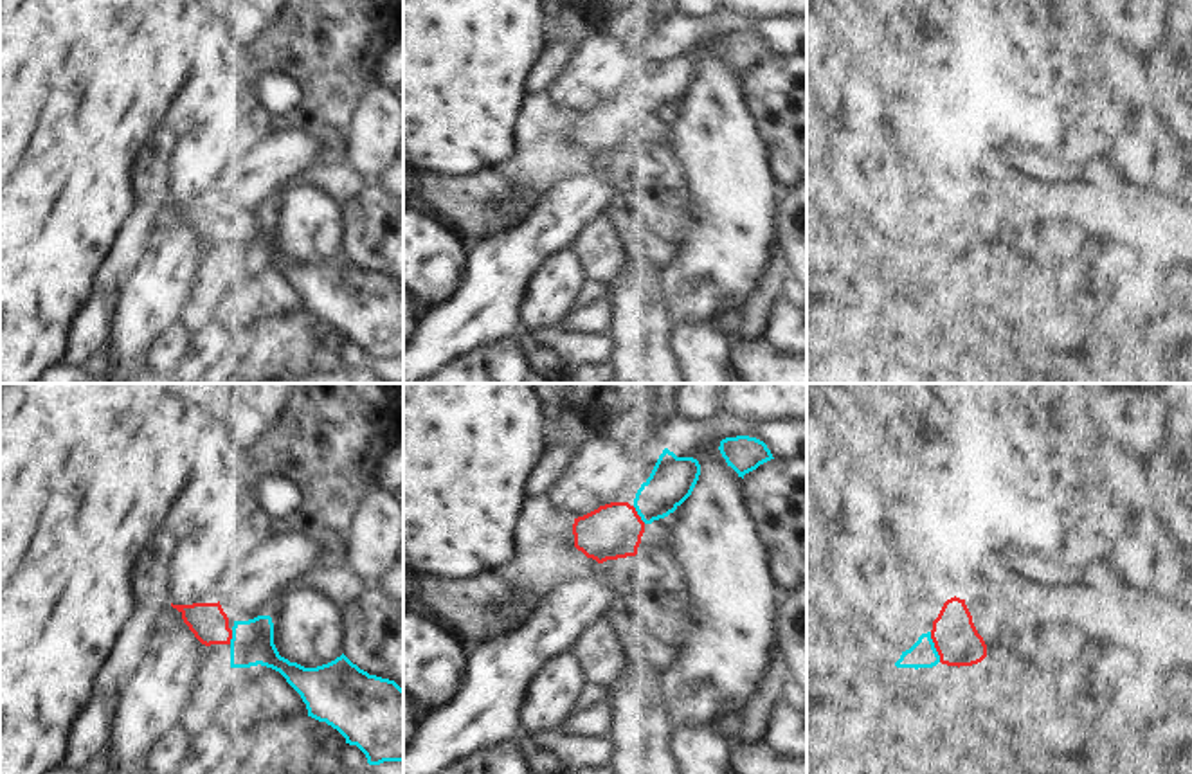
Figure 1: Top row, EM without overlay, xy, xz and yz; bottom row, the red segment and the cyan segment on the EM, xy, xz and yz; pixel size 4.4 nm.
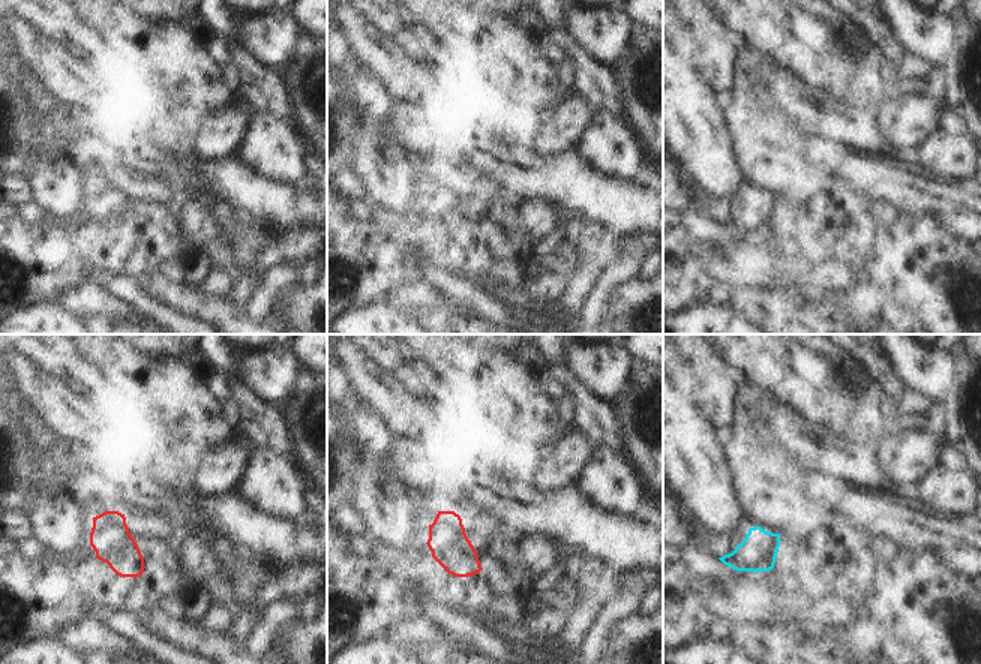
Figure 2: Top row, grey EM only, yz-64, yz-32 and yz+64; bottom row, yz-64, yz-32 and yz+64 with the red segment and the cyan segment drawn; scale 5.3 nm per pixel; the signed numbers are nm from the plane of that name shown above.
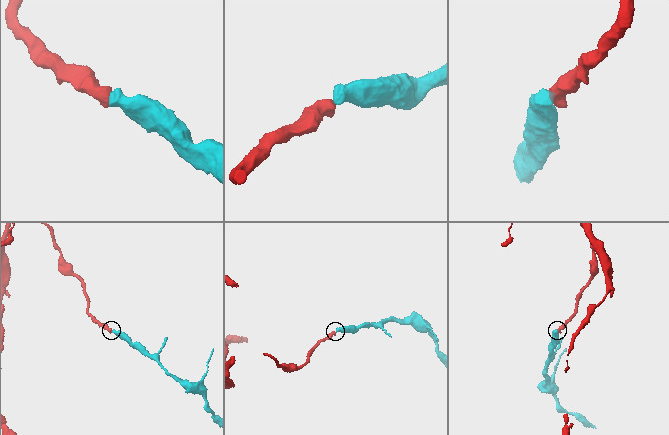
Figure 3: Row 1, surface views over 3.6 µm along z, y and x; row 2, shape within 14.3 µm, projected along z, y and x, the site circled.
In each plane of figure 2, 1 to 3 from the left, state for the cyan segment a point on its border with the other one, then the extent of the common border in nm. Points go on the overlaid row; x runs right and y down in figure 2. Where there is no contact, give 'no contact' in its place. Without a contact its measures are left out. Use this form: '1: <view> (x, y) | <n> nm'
1: no contact
2: no contact
3: no contact

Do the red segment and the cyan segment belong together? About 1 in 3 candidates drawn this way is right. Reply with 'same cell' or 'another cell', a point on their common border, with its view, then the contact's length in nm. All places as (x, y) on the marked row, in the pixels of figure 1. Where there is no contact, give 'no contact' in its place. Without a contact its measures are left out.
same cell; meets red in yz at (935, 647); contact 140 nm long

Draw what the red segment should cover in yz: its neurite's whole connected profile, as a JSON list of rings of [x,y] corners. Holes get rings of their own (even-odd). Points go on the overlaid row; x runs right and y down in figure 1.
[[[951,598],[944,603],[933,630],[895,662],[897,668],[933,668],[938,662],[947,666],[972,666],[987,657],[987,644],[978,634],[965,599]]]

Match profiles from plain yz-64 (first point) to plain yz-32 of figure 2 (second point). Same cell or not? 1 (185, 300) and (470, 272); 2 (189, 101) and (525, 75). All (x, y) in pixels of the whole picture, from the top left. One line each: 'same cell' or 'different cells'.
1: same cell
2: same cell

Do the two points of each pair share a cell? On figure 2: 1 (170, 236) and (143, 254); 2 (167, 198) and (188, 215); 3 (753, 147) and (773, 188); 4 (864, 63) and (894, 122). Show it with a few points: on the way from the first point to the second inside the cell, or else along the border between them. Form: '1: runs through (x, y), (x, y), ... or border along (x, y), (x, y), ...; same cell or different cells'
1: border along (141, 240), (171, 263); different cells
2: border along (180, 200), (162, 219), (149, 228); different cells
3: runs through (764, 158), (770, 164), (771, 177); same cell
4: border along (902, 78), (878, 111); different cells

